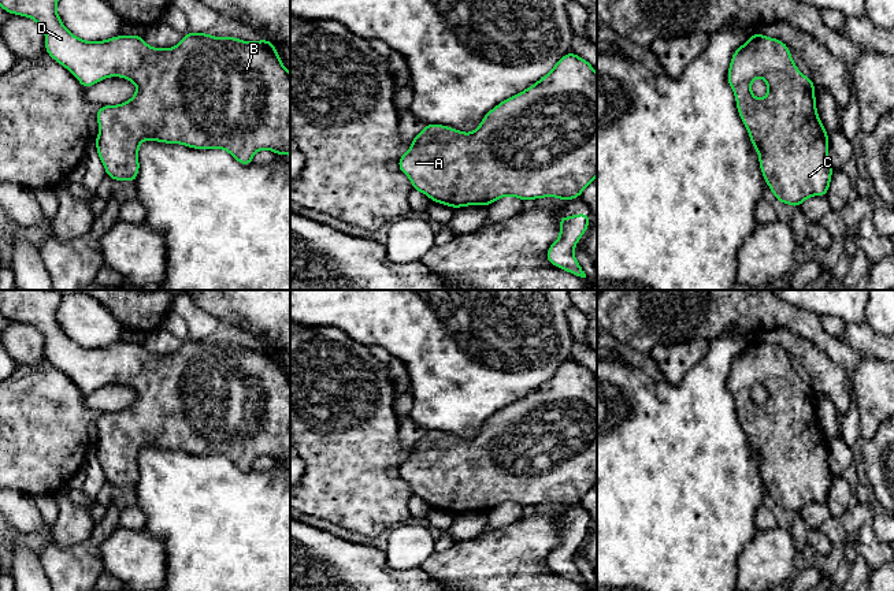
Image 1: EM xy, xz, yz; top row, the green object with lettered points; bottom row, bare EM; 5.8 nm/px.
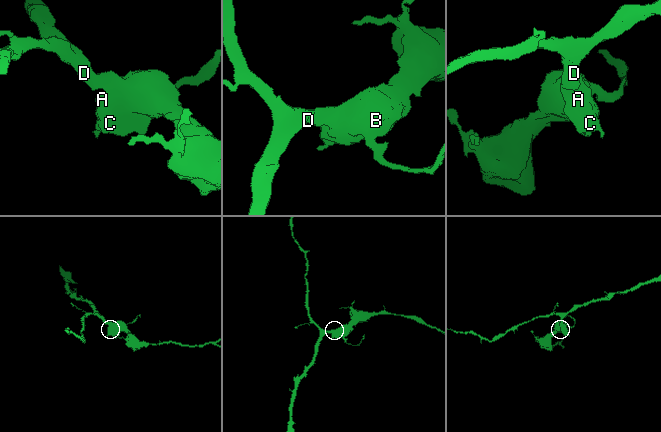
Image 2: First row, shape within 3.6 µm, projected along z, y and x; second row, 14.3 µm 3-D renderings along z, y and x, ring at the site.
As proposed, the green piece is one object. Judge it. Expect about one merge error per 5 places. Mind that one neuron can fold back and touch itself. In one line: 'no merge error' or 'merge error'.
no merge error

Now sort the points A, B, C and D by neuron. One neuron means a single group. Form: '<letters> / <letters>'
A B C D

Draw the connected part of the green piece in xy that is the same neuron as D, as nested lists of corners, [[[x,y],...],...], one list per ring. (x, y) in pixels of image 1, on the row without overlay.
[[[0,290],[0,315],[36,327],[44,337],[47,360],[66,373],[85,395],[108,383],[120,383],[137,393],[129,408],[103,412],[94,419],[100,432],[96,456],[111,486],[136,488],[140,476],[138,454],[146,446],[194,456],[225,456],[245,472],[252,471],[252,464],[261,456],[290,462],[290,379],[281,369],[271,347],[248,349],[235,343],[212,343],[208,339],[186,339],[178,352],[166,356],[149,353],[141,342],[85,347],[62,330],[56,317],[60,301],[62,296],[55,290]]]

